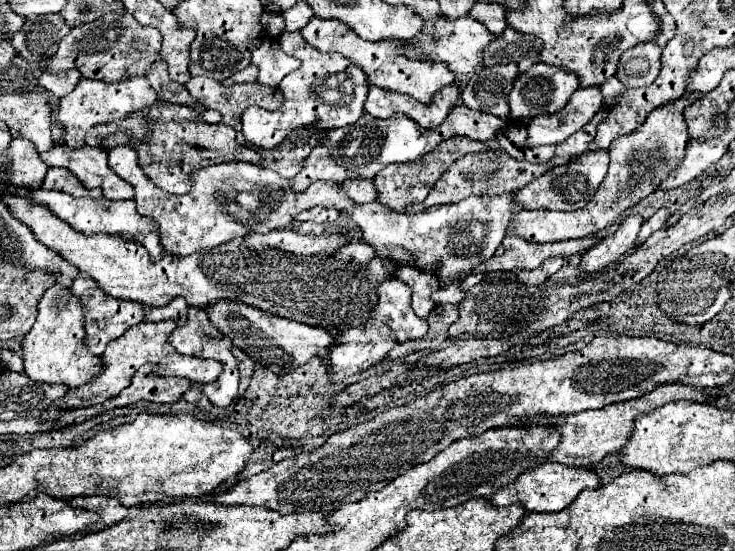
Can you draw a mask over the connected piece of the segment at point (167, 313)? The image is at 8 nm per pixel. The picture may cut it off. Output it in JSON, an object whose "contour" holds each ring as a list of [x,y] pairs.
{"contour":[[[177,296],[177,298],[173,298],[171,304],[167,304],[167,306],[149,308],[147,314],[145,314],[145,320],[147,320],[147,322],[149,322],[149,320],[153,320],[153,322],[157,322],[157,320],[175,320],[177,326],[183,326],[185,320],[187,320],[187,308],[189,308],[187,302]]]}

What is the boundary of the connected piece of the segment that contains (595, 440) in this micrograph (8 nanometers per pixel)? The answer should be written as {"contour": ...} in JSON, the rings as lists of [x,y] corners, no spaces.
{"contour":[[[663,384],[663,386],[655,388],[653,392],[641,396],[641,398],[635,398],[635,400],[609,404],[601,410],[587,410],[587,412],[579,412],[579,414],[571,414],[571,416],[561,416],[561,420],[555,426],[561,432],[561,444],[553,450],[553,454],[549,456],[549,462],[593,466],[593,464],[601,462],[605,456],[617,454],[627,444],[627,438],[631,438],[633,422],[637,416],[653,412],[655,408],[669,404],[669,402],[677,402],[677,400],[713,402],[707,388],[691,388],[685,384],[667,384],[667,386]]]}

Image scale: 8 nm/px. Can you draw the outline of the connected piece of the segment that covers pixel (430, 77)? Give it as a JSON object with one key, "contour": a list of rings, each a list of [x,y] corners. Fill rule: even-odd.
{"contour":[[[313,16],[309,20],[309,24],[301,30],[301,34],[317,50],[339,52],[339,54],[347,56],[353,64],[363,68],[369,84],[379,86],[383,90],[395,90],[401,94],[409,94],[423,104],[429,104],[435,92],[439,92],[443,86],[447,86],[455,80],[455,74],[447,68],[447,64],[431,62],[431,60],[411,60],[411,58],[399,54],[397,48],[403,44],[401,40],[367,42],[367,40],[359,38],[355,32],[351,32],[351,28],[347,28],[347,24],[343,24],[341,20],[323,20],[323,18]]]}

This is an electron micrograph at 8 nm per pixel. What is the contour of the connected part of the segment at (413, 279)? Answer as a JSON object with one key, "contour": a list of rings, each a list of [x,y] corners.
{"contour":[[[401,264],[395,274],[393,274],[397,280],[401,280],[403,284],[407,284],[413,292],[413,312],[419,316],[419,318],[427,318],[429,312],[433,310],[433,300],[431,300],[431,294],[439,288],[439,280],[437,276],[431,272],[425,272],[425,270],[419,270],[411,264]]]}

